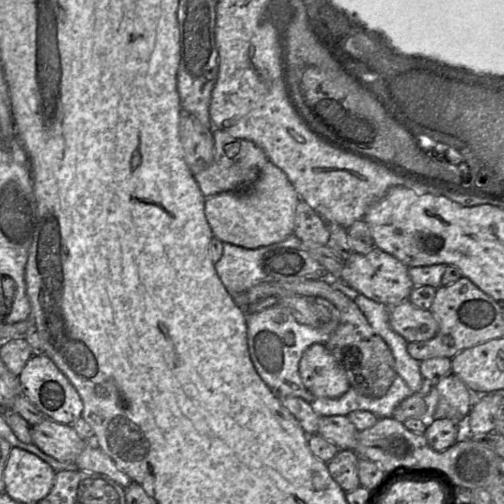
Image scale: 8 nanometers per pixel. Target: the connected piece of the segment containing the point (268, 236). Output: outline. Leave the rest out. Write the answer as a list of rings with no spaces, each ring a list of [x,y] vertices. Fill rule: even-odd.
[[[268,161],[258,180],[243,192],[222,192],[206,198],[205,217],[213,236],[223,243],[257,249],[281,242],[294,233],[296,208],[301,200],[287,175]]]

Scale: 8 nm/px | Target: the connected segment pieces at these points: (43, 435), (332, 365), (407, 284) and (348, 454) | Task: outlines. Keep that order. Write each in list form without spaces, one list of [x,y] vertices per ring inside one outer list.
[[[44,419],[31,426],[31,438],[42,452],[61,462],[75,462],[88,444],[70,424],[52,419]]]
[[[320,343],[303,352],[299,374],[305,388],[317,397],[338,398],[350,388],[344,367]]]
[[[376,247],[367,254],[353,253],[349,259],[345,260],[340,280],[367,298],[387,306],[409,300],[414,288],[409,276],[409,267]]]
[[[339,449],[338,453],[327,462],[331,477],[345,493],[360,486],[358,461],[359,456],[353,450]]]

